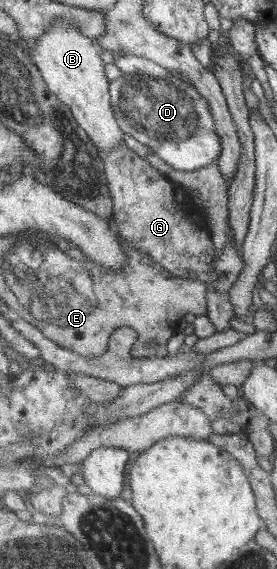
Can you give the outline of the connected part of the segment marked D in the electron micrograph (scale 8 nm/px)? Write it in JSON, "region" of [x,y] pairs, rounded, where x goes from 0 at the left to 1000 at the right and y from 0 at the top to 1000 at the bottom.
{"region":[[[448,130],[397,149],[401,178],[440,228],[516,255],[531,255],[578,279],[639,301],[704,301],[787,286],[801,271],[801,239],[787,236],[751,174],[664,137],[552,137],[531,130]]]}

